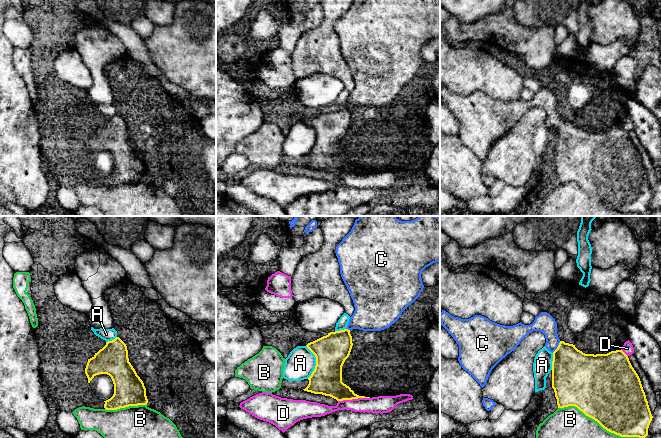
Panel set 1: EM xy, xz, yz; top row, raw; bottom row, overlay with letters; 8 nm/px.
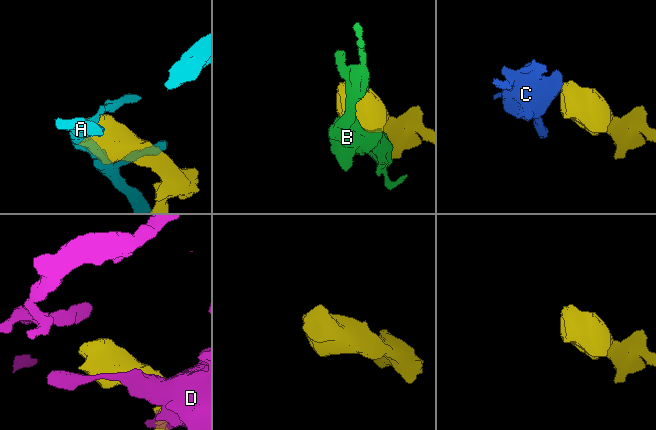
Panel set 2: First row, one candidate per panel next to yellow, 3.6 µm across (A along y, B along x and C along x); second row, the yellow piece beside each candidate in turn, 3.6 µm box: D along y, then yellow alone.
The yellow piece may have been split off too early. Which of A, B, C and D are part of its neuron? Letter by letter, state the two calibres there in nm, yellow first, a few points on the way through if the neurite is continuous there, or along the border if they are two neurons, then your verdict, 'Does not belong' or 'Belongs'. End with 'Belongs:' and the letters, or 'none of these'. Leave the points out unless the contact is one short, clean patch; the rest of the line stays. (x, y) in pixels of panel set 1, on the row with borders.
A: Thickness 260 nm (yellow) against 240 nm. Does not belong
B: Thickness 480 nm (yellow) against 260 nm. Does not belong
C: Thickness 360 nm (yellow) against 160 nm. Path across: yz (574, 373), (557, 347), (544, 322). Belongs
D: Thickness 220 nm (yellow) against 140 nm. Does not belong
Belongs: C

